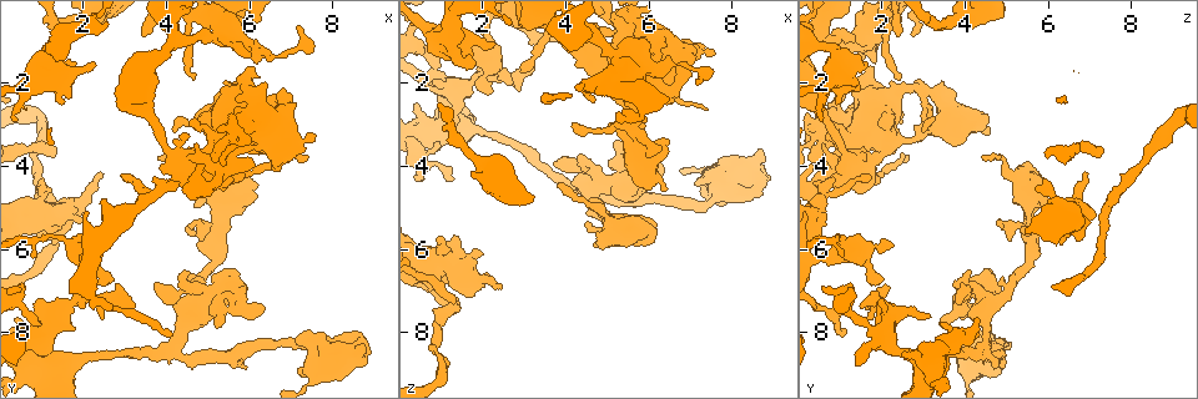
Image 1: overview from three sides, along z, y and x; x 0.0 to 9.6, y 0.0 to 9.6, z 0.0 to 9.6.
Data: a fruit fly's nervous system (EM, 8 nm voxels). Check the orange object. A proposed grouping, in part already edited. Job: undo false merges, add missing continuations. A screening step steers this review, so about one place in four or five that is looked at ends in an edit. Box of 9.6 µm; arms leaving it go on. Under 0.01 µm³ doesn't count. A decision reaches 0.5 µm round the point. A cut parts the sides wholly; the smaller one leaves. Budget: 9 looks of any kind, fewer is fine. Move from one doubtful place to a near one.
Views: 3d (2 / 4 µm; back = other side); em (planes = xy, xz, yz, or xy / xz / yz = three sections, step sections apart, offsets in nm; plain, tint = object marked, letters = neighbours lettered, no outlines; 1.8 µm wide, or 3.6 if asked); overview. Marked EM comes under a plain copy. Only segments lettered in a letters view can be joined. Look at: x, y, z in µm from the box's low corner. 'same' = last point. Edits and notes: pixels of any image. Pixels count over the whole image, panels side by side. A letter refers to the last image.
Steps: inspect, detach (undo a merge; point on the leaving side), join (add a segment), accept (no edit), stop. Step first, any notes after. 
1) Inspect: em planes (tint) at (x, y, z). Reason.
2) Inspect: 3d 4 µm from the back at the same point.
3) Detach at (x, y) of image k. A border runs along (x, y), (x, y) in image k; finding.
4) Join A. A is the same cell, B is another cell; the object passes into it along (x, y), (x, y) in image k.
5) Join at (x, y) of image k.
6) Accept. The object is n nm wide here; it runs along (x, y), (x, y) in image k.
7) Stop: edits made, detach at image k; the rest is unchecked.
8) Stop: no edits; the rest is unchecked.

Inspect: 3d 4 µm at (6.45, 3.20, 4.50). Stops while still wide.

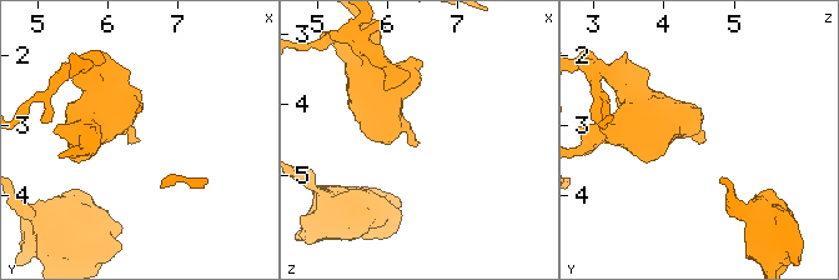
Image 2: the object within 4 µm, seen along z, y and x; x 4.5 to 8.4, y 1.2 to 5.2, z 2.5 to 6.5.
Inspect: em planes (letters) at (6.40, 3.20, 4.50). Now the EM.

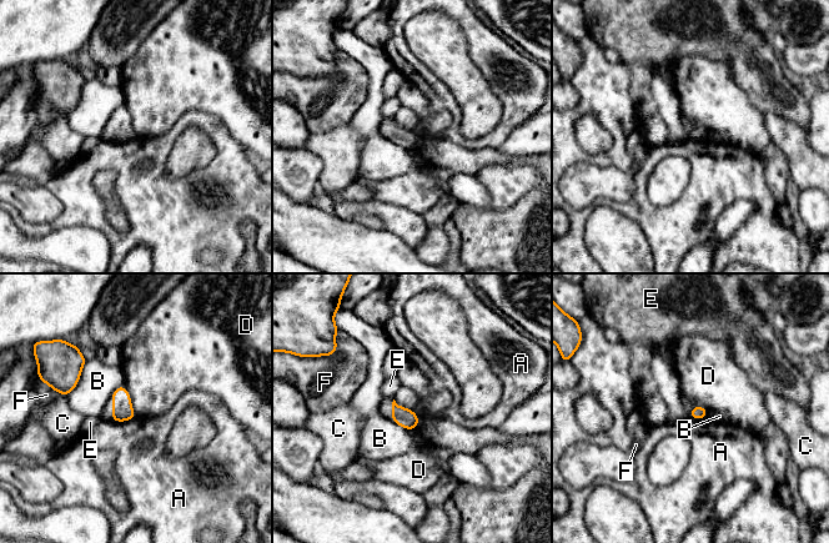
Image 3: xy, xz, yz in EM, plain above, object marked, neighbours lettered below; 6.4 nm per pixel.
Accept. A, B, C, D, E and F are other cells; none of them fits.

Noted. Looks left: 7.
Inspect: 3d 4 µm at (7.40, 8.30, 4.85). Thick turns thin.

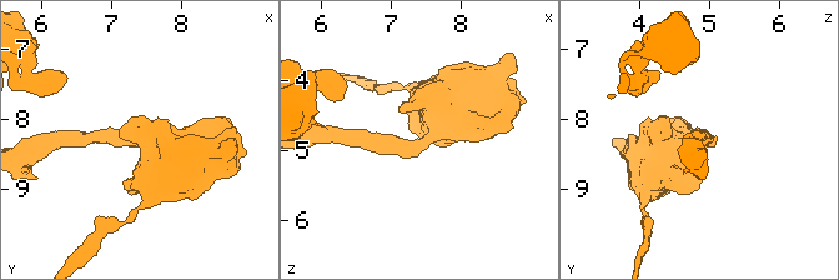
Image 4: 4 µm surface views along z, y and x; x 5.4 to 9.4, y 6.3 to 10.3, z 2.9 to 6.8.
Inspect: em 3.6 µm planes (letters) at the same point. The arms are 200, 800 nm wide.

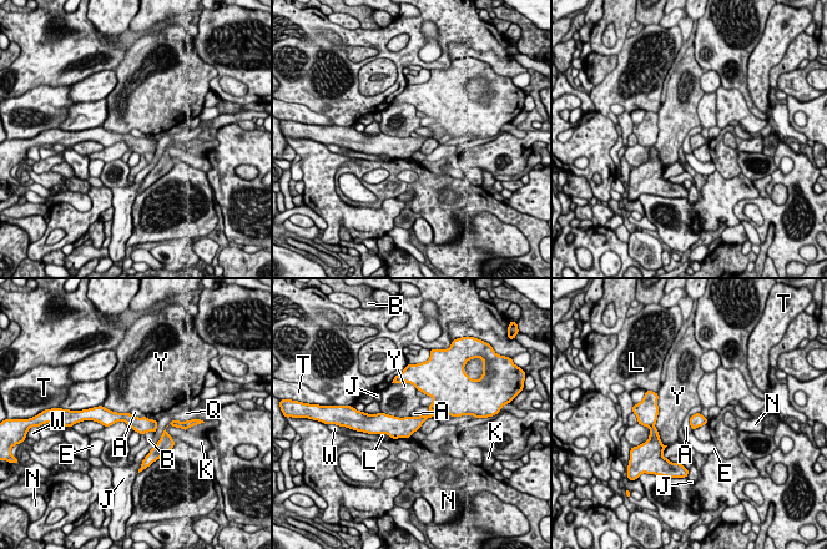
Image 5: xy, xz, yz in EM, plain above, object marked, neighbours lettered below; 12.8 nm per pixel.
Accept. A, B, E, J, K, L, N, Q, T, W and Y are other cells; it runs along (444, 404), (413, 424), (376, 417) in image 5; all the same cell.

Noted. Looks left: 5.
Inspect: 3d 4 µm at (0.70, 7.55, 1.35). A narrow waist.

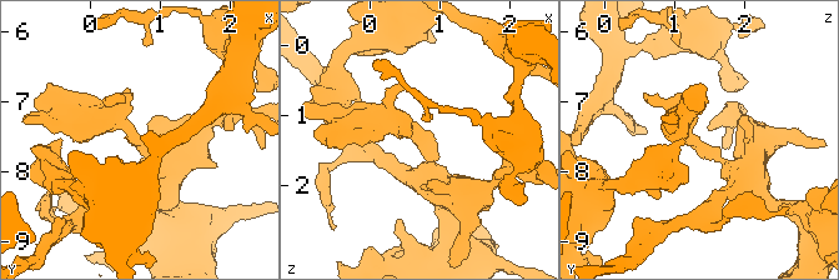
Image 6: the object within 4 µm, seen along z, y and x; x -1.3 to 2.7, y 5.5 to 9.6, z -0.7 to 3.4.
Inspect: em xz step 4 (tint) at (0.70, 7.60, 1.35). The arms are 280, 380 nm wide; now the EM.

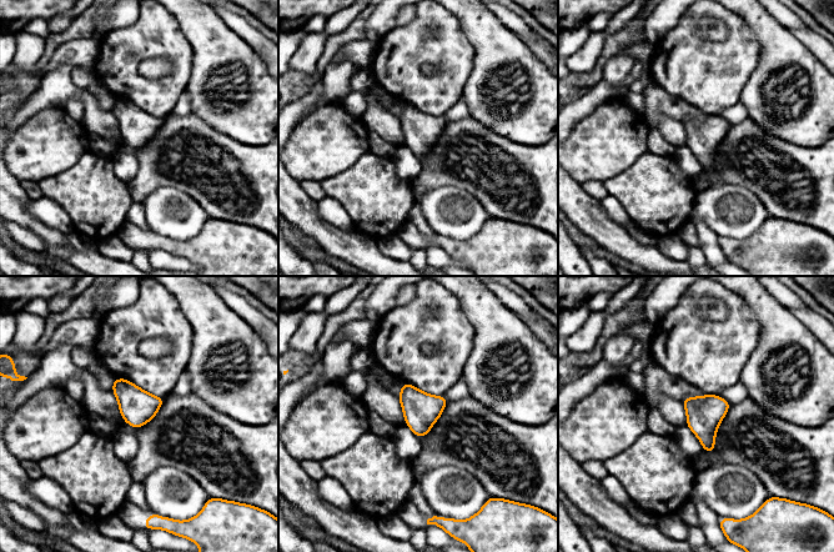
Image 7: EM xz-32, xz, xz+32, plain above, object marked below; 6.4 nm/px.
Inspect: em xz step 4 (letters) at the same point.

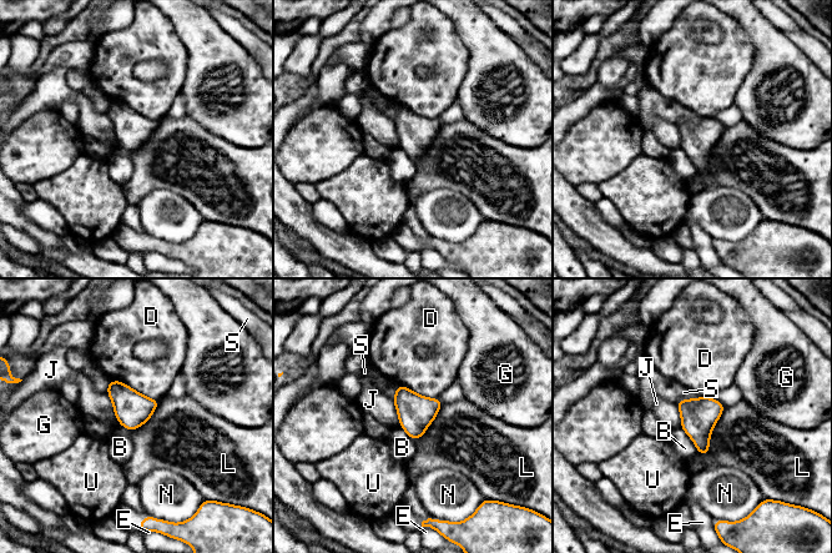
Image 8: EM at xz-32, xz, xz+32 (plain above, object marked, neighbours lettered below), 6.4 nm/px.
Accept. B, D, E, G, J, L, N, S and U are other cells; a border runs along (725, 407), (709, 452), (697, 453) in image 8; continuous, no second cell.

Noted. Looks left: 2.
Inspect: em planes (tint) at (2.05, 4.75, 6.70). Sudden change in width.

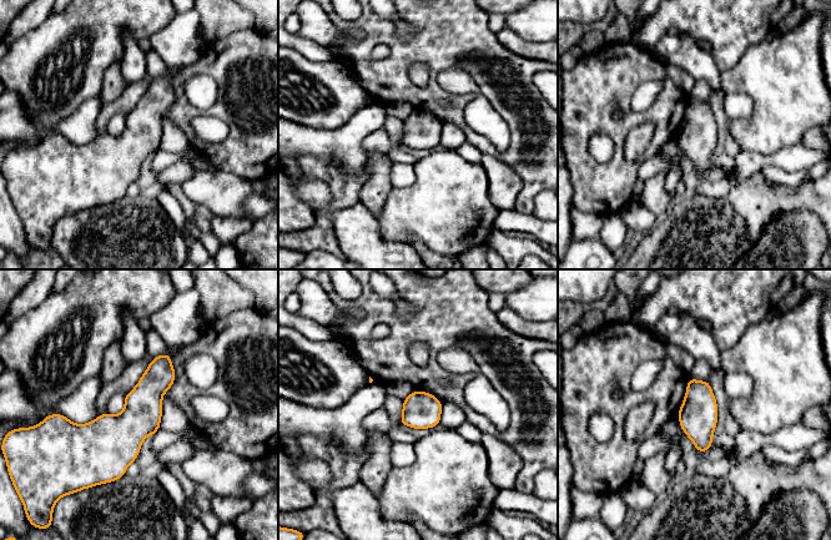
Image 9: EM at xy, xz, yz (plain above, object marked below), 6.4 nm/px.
Inspect: em planes (letters) at the same point. See the neighbours.

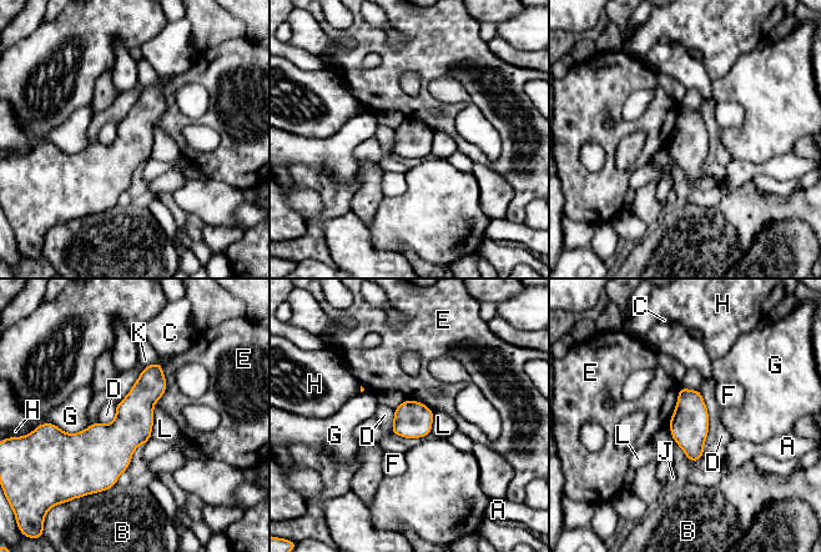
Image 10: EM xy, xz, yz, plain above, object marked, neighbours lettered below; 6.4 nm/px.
Accept. The longest contact is with G, 300 nm; A, B, C, D, E, F, G, H, J, K and L are other cells; one cell here.

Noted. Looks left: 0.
Stop: no edits; the rest is unchecked.

